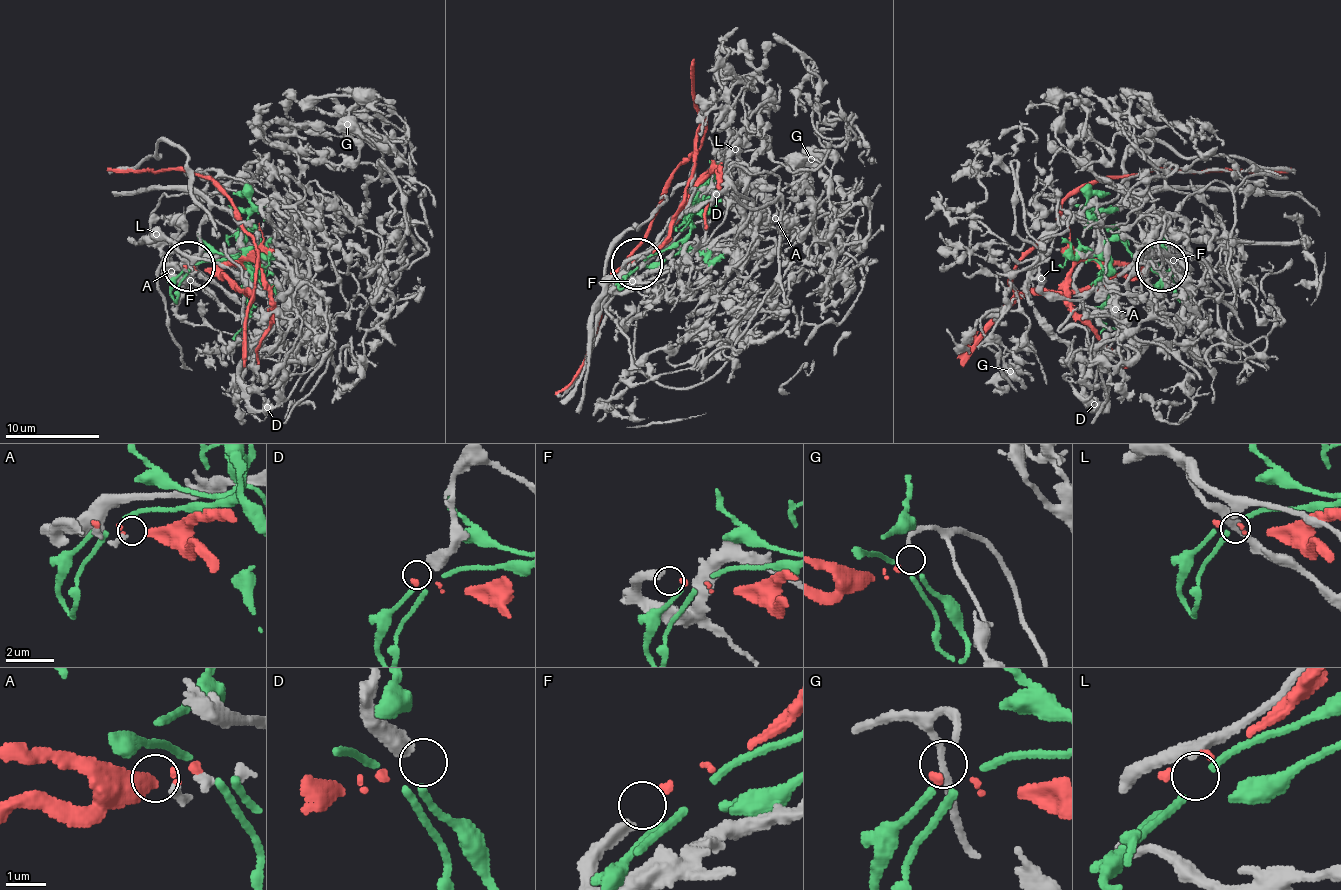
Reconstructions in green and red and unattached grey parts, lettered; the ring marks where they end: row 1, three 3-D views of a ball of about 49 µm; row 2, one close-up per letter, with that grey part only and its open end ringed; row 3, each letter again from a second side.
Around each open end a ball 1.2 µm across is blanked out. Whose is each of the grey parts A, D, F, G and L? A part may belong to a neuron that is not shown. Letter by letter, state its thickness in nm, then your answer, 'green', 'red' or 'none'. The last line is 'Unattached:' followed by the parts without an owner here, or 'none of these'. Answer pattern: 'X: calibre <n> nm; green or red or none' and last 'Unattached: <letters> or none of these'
A: calibre 200 nm; none
D: calibre 400 nm; none
F: calibre 340 nm; red
G: calibre 170 nm; green
L: calibre 280 nm; none
Unattached: A, D, L

